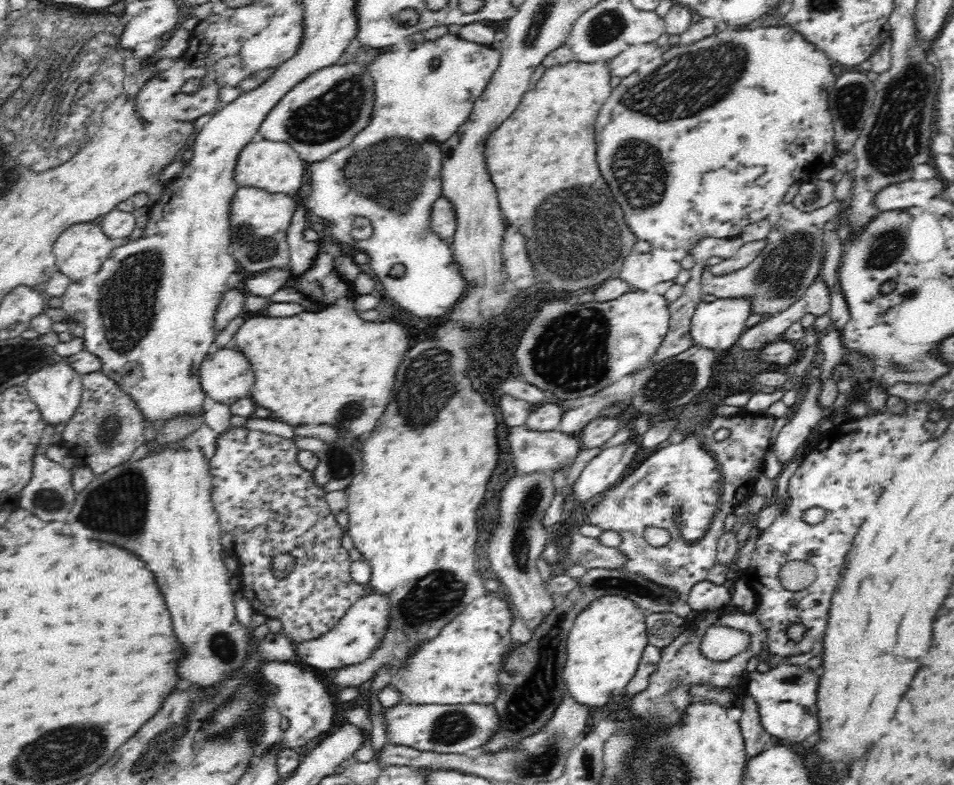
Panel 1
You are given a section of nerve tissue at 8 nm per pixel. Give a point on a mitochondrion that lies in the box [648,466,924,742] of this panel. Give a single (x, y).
(690, 534)

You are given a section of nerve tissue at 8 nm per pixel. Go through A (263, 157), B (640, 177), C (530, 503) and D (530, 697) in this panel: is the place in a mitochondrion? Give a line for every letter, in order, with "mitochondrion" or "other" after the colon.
A: other
B: mitochondrion
C: mitochondrion
D: mitochondrion

